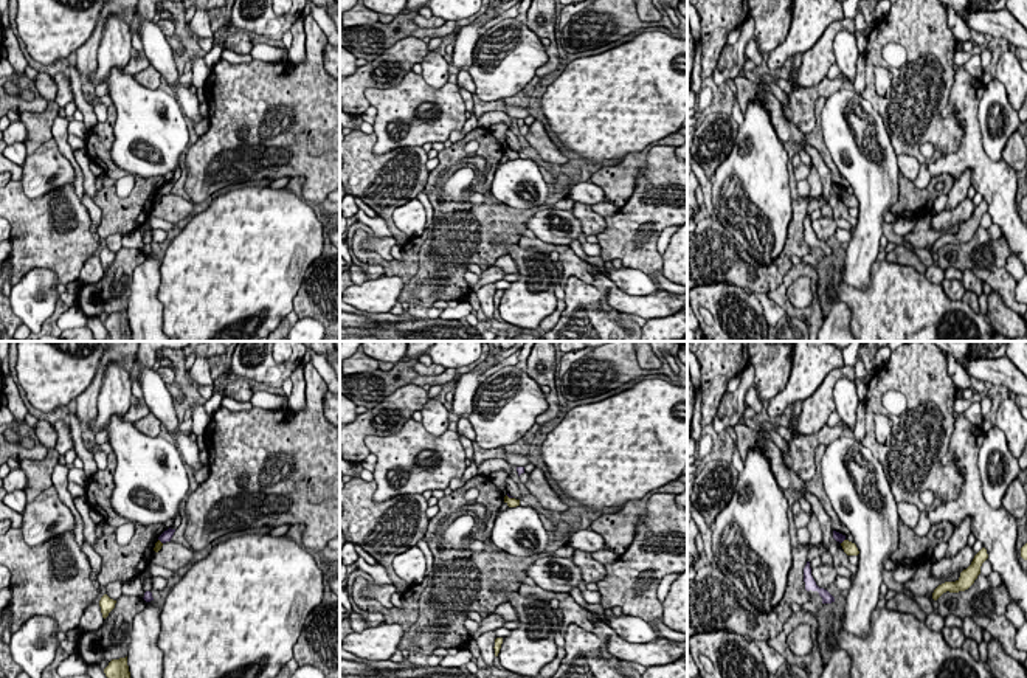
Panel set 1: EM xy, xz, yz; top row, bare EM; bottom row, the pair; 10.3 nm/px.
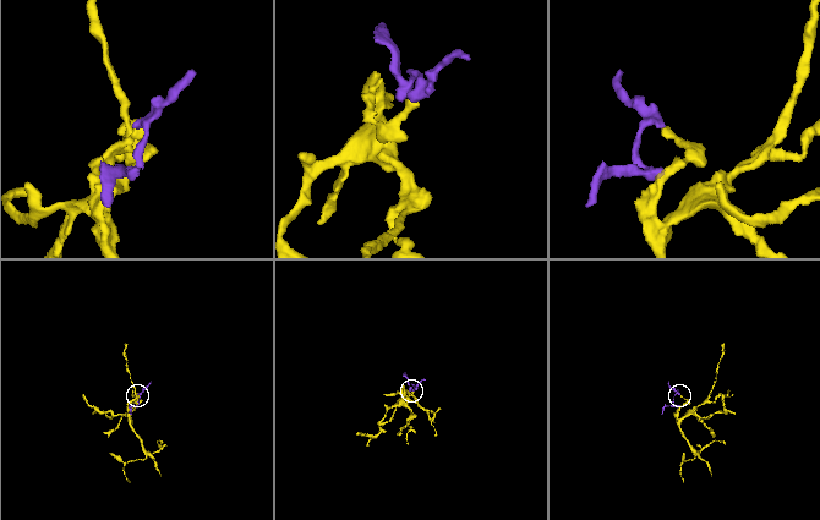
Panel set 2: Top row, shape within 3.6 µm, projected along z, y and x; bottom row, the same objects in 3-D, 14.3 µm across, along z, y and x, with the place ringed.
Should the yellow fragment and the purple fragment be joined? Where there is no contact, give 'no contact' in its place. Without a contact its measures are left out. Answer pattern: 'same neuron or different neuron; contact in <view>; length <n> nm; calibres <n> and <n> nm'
different neuron; contact in xz; length 90 nm; calibres 100 and 30 nm

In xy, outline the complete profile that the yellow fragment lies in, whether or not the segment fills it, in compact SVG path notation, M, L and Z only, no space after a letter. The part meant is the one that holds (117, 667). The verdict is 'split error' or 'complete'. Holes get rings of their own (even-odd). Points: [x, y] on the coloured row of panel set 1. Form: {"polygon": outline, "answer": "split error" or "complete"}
{"polygon": "M127 656L119 659L112 659L104 669L107 678L130 678Z", "answer": "complete"}

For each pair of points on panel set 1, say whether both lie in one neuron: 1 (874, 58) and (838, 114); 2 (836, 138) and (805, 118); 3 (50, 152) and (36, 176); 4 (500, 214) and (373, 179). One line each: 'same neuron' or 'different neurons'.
1: different neurons
2: different neurons
3: same neuron
4: different neurons

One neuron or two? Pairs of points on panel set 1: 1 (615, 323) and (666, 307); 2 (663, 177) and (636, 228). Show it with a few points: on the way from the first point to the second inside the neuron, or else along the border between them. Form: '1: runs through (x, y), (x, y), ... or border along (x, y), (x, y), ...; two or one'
1: border along (590, 306), (593, 309), (619, 312); two
2: runs through (663, 190), (663, 196), (644, 216); one

